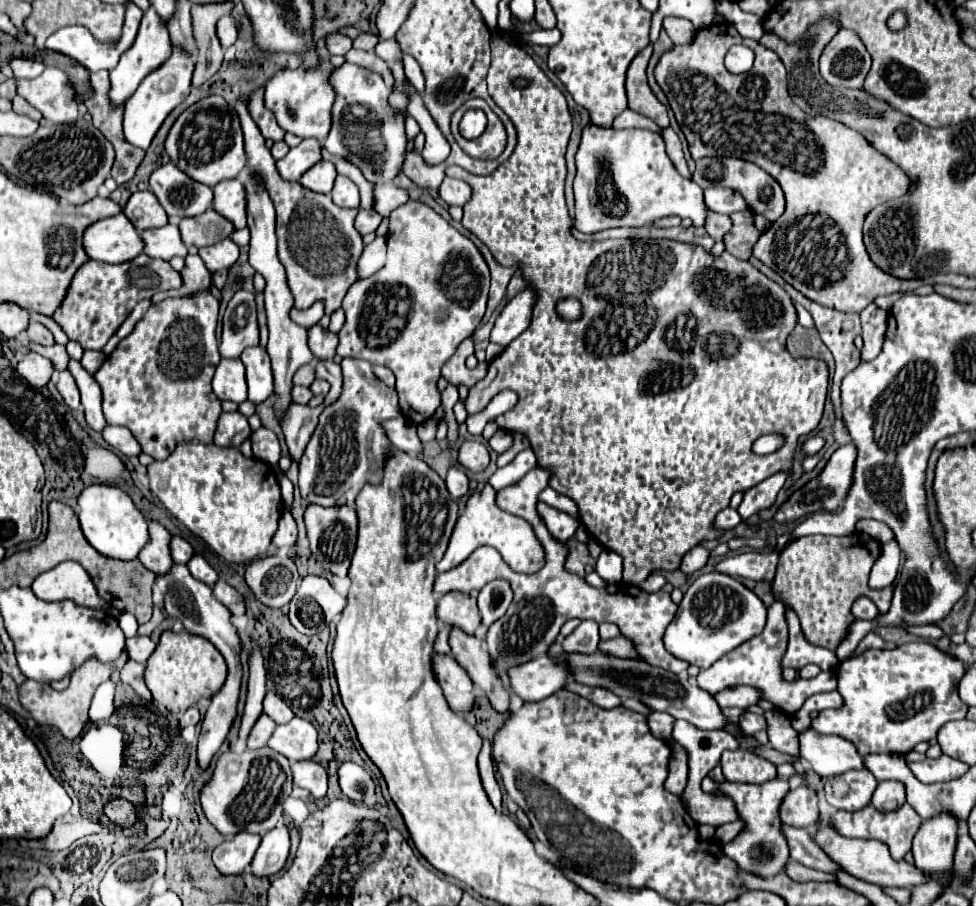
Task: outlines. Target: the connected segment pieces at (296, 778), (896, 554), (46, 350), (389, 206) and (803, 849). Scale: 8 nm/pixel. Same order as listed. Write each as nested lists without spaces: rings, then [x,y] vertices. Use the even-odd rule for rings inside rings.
[[[297,761],[291,765],[293,783],[307,789],[315,799],[323,799],[327,793],[327,771],[315,761]]]
[[[895,541],[883,543],[881,545],[881,555],[875,561],[873,569],[871,569],[871,577],[869,577],[869,587],[871,589],[885,589],[893,583],[897,569],[899,569],[899,559],[901,559],[901,551],[895,545]]]
[[[31,345],[31,349],[43,357],[47,357],[53,365],[55,365],[55,371],[65,371],[67,365],[69,365],[69,355],[65,351],[63,345],[51,345],[51,347],[43,347],[43,345]]]
[[[381,183],[373,189],[373,209],[381,217],[389,217],[393,209],[409,201],[409,193],[401,187],[395,187],[393,183]]]
[[[781,825],[781,831],[787,839],[789,845],[789,857],[805,867],[811,869],[819,869],[819,871],[839,871],[835,869],[835,865],[831,865],[831,861],[827,861],[827,855],[815,845],[815,841],[811,841],[811,833],[807,829],[797,829],[797,827],[789,827],[789,825]]]

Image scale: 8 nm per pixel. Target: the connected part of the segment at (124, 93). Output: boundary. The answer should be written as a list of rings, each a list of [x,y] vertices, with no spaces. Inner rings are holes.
[[[149,7],[149,11],[143,15],[143,21],[141,21],[141,27],[139,27],[135,43],[131,45],[131,49],[127,49],[123,53],[123,57],[117,63],[117,67],[111,69],[111,91],[109,91],[111,101],[115,105],[125,103],[127,97],[131,97],[131,93],[135,93],[135,89],[139,87],[139,83],[151,71],[155,71],[157,67],[161,67],[169,57],[171,57],[171,39],[169,39],[169,33],[167,33],[167,29],[163,29],[163,25],[159,25],[159,17],[155,17],[155,11],[151,11],[151,7]]]

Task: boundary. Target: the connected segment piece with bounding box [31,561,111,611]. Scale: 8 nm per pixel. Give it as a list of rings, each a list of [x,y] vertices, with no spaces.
[[[67,561],[57,565],[51,571],[41,573],[33,585],[33,593],[43,601],[75,601],[77,605],[89,607],[89,609],[111,609],[97,593],[91,577],[87,577],[87,571],[75,563]]]

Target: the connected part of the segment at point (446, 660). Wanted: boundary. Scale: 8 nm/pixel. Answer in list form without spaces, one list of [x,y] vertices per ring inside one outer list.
[[[433,653],[431,667],[451,709],[457,713],[471,709],[475,697],[473,697],[473,683],[467,671],[451,655],[441,653]]]

